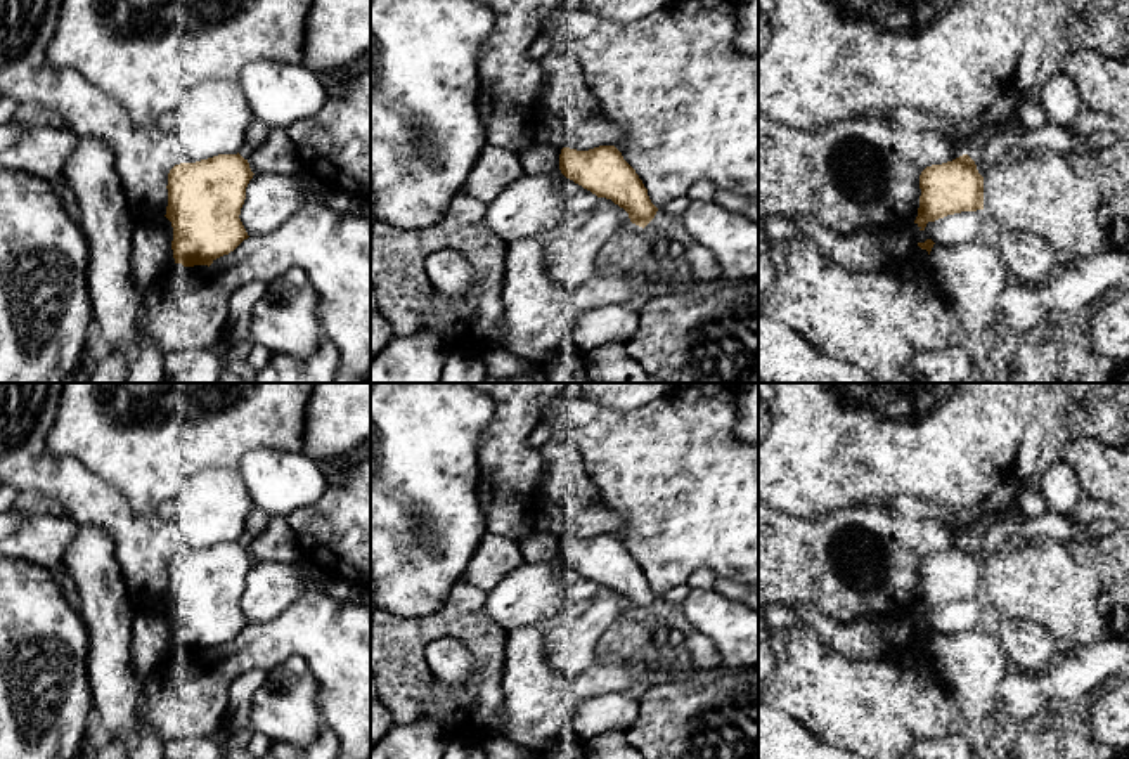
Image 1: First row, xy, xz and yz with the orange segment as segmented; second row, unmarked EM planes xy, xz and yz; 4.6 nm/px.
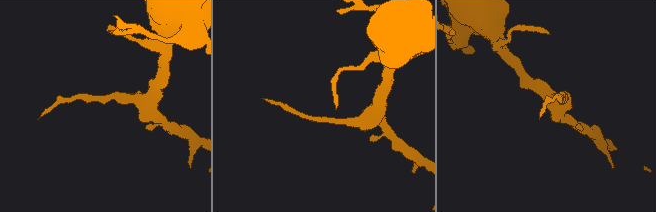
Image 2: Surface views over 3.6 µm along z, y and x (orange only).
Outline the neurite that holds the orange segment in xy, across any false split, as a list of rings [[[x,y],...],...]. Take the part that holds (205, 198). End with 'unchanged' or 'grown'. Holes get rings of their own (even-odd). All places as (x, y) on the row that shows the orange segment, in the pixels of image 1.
[[[239,152],[170,170],[165,217],[173,227],[175,263],[210,267],[249,237],[239,215],[253,175]]]; unchanged

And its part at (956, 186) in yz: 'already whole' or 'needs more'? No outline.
already whole

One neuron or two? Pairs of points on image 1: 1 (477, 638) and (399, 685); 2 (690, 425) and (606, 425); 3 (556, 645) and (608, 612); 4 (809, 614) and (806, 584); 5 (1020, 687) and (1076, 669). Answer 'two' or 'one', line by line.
1: one
2: one
3: one
4: two
5: one

